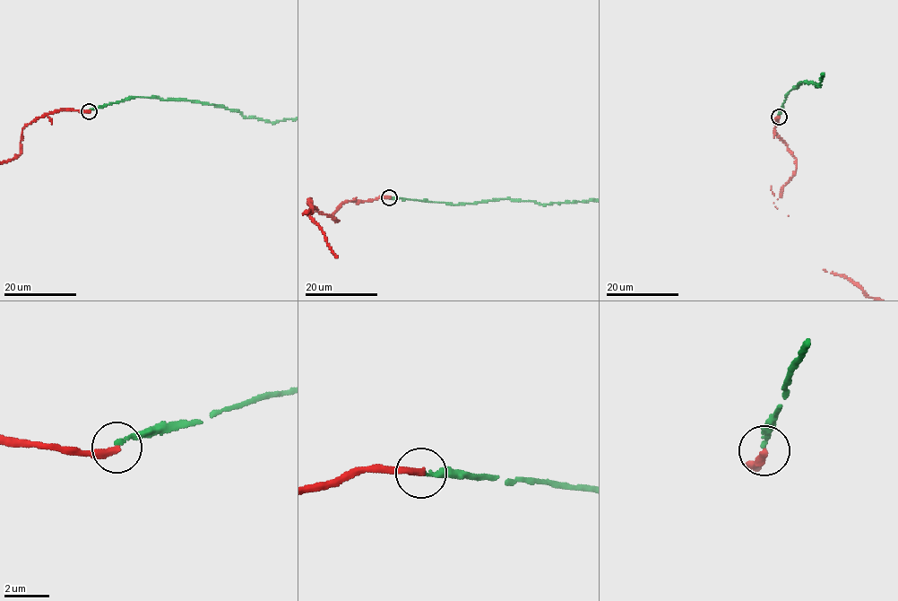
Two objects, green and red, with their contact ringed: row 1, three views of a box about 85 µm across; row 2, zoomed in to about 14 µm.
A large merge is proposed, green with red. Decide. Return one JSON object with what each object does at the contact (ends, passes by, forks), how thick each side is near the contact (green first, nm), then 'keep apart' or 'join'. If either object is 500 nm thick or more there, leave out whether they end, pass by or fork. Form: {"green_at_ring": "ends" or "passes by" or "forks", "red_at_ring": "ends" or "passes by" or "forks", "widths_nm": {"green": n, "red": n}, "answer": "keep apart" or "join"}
{"green_at_ring": "ends", "red_at_ring": "ends", "widths_nm": {"green": 160, "red": 320}, "answer": "keep apart"}

